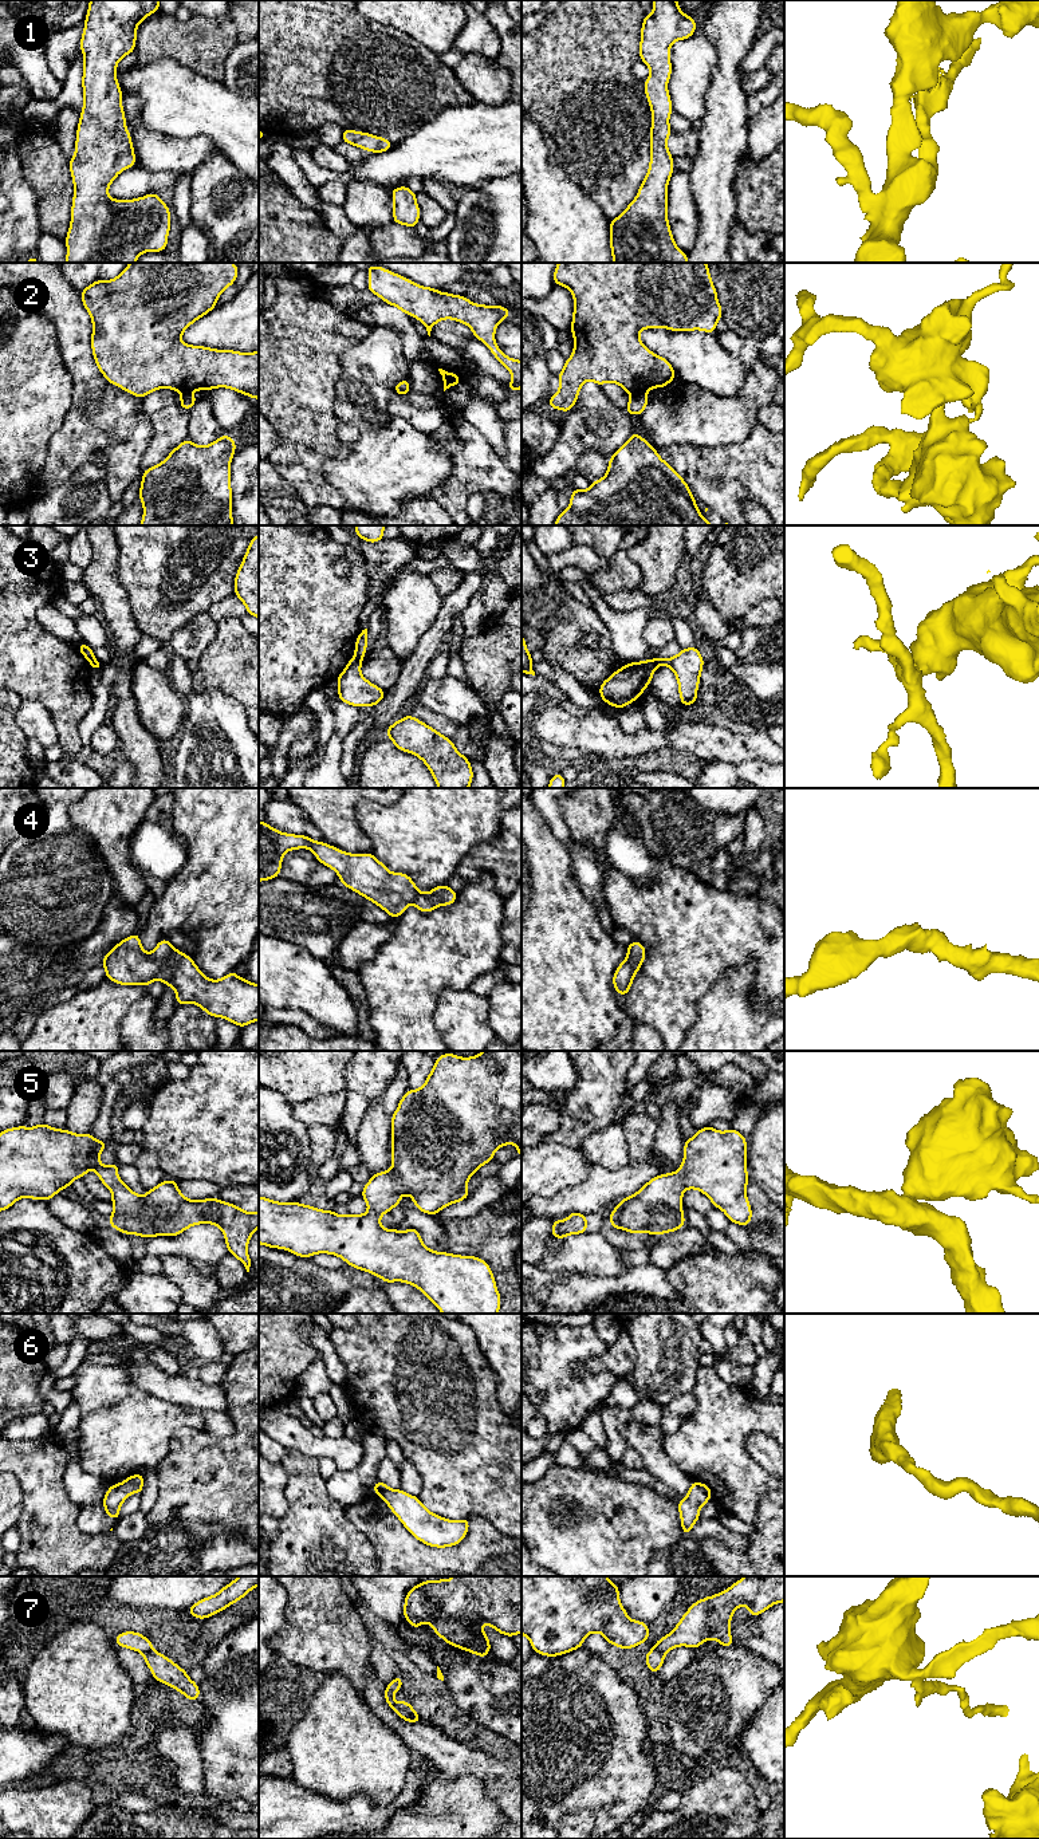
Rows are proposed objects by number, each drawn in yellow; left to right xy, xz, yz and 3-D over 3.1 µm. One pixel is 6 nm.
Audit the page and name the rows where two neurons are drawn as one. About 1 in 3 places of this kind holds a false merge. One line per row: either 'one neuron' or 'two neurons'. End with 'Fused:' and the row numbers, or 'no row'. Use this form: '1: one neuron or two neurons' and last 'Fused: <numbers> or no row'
1: one neuron
2: two neurons
3: two neurons
4: one neuron
5: one neuron
6: one neuron
7: two neurons
Fused: 2, 3, 7

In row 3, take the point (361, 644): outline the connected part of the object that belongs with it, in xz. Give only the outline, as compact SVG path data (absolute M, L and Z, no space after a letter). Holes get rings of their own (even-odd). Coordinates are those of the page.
M367 629L362 630L357 635L354 657L362 661L366 654L366 649L367 649Z

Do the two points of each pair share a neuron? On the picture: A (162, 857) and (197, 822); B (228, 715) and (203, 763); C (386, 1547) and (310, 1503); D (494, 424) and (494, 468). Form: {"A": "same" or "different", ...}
{"A": "different", "B": "same", "C": "different", "D": "different"}

